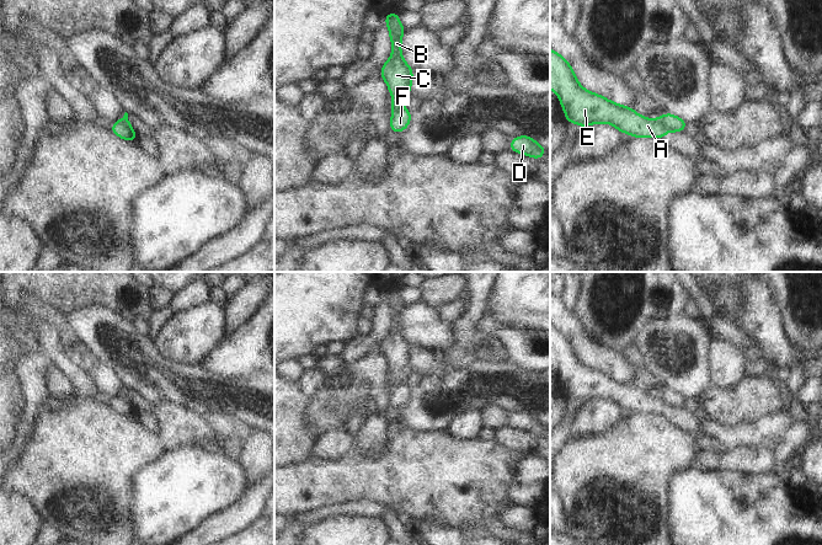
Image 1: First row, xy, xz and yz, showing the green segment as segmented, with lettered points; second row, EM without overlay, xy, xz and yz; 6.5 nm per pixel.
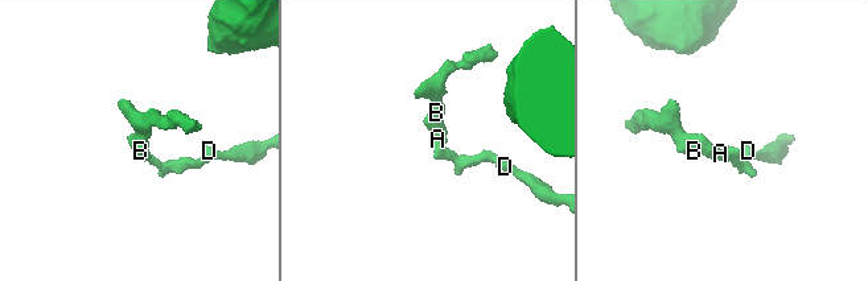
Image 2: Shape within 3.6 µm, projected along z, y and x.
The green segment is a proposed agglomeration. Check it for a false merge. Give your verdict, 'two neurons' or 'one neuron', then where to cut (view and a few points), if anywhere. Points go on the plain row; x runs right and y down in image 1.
two neurons; cut yz (658, 394), (667, 405)

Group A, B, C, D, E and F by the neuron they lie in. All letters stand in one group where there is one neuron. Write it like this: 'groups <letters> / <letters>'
groups A B C E / D F

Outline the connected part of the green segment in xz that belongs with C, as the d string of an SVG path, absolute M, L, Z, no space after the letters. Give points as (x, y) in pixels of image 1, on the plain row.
M394 288L385 290L385 298L390 308L393 328L390 335L383 341L380 351L394 373L391 386L395 389L400 384L404 384L404 373L411 368L413 346L405 338L401 331L401 314L405 304L400 299L399 290Z

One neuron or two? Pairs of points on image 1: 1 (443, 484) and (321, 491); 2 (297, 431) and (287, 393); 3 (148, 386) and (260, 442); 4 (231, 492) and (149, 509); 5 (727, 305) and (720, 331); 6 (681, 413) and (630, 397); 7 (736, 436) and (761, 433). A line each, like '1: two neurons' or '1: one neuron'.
1: one neuron
2: one neuron
3: two neurons
4: one neuron
5: two neurons
6: one neuron
7: one neuron

